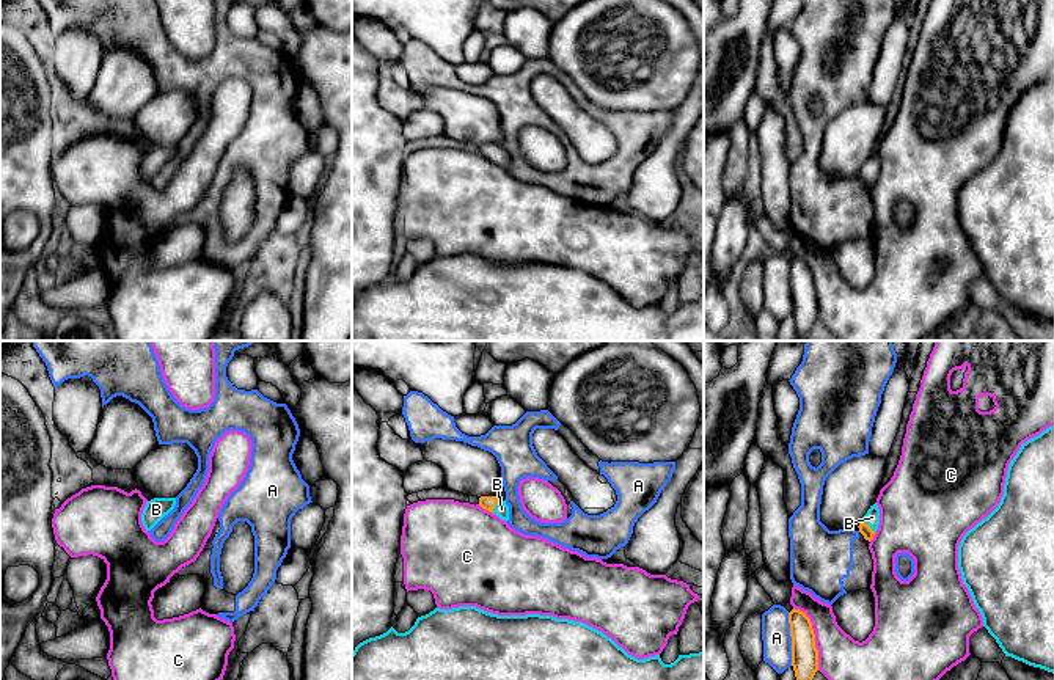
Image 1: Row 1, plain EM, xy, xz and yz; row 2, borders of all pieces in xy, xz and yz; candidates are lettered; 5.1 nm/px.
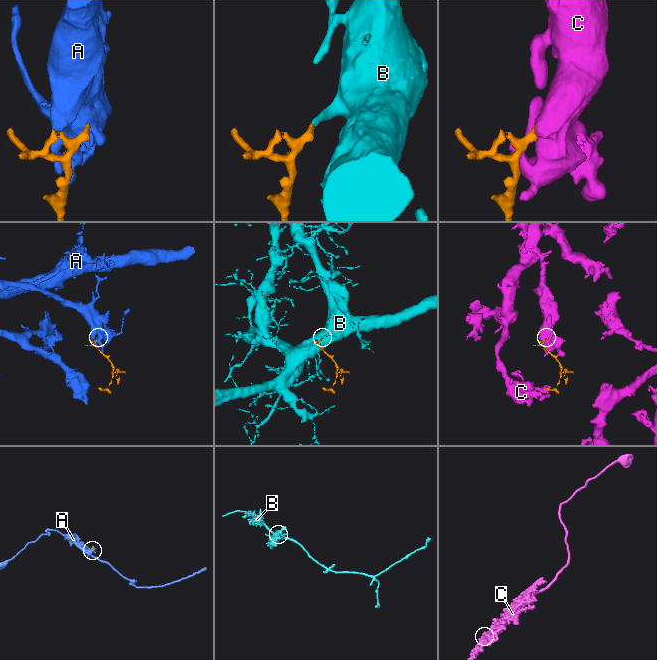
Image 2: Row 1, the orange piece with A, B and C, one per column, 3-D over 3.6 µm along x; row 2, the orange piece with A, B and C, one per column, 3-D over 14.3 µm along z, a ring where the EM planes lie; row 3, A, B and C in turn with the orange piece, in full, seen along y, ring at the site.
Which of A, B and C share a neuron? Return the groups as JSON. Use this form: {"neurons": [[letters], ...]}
{"neurons": [["A"], ["B"], ["C"]]}

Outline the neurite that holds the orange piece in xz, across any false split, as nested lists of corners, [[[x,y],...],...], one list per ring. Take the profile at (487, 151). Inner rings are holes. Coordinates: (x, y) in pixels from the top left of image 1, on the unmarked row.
[[[481,144],[479,154],[504,170],[509,168],[509,154],[498,144]]]

